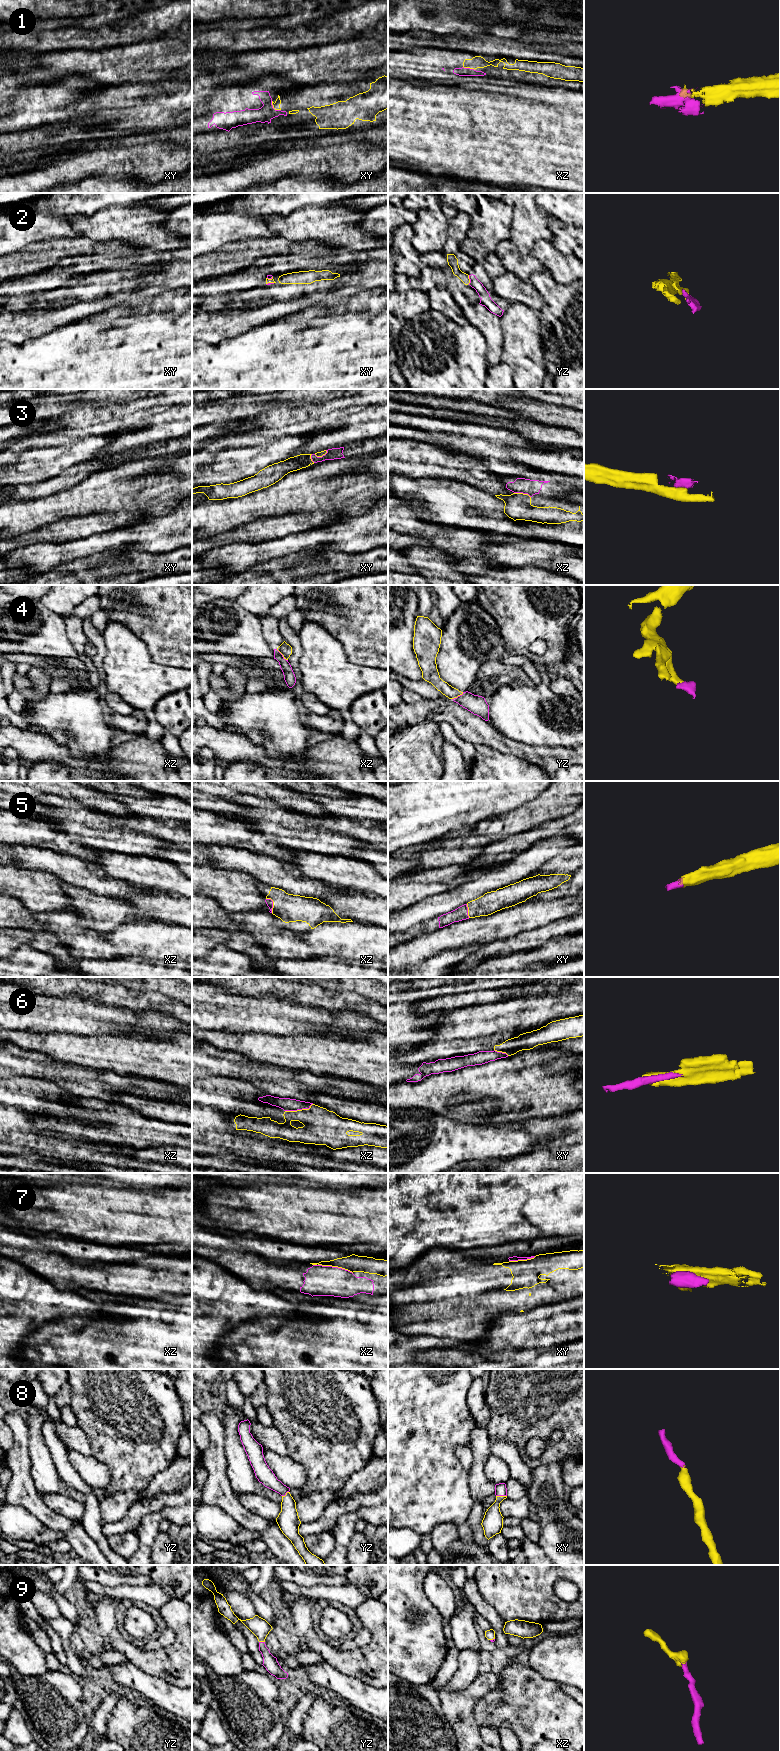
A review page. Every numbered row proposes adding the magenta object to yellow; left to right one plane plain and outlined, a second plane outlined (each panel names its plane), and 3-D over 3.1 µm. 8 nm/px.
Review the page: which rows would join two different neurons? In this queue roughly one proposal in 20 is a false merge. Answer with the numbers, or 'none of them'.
2

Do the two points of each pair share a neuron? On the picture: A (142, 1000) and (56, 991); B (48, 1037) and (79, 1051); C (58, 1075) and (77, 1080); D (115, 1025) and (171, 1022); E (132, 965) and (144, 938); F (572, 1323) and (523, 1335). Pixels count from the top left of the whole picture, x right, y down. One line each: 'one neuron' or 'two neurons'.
A: one neuron
B: one neuron
C: one neuron
D: one neuron
E: two neurons
F: one neuron

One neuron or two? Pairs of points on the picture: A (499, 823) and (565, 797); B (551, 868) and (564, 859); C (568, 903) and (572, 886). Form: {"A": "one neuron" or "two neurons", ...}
{"A": "one neuron", "B": "one neuron", "C": "two neurons"}

